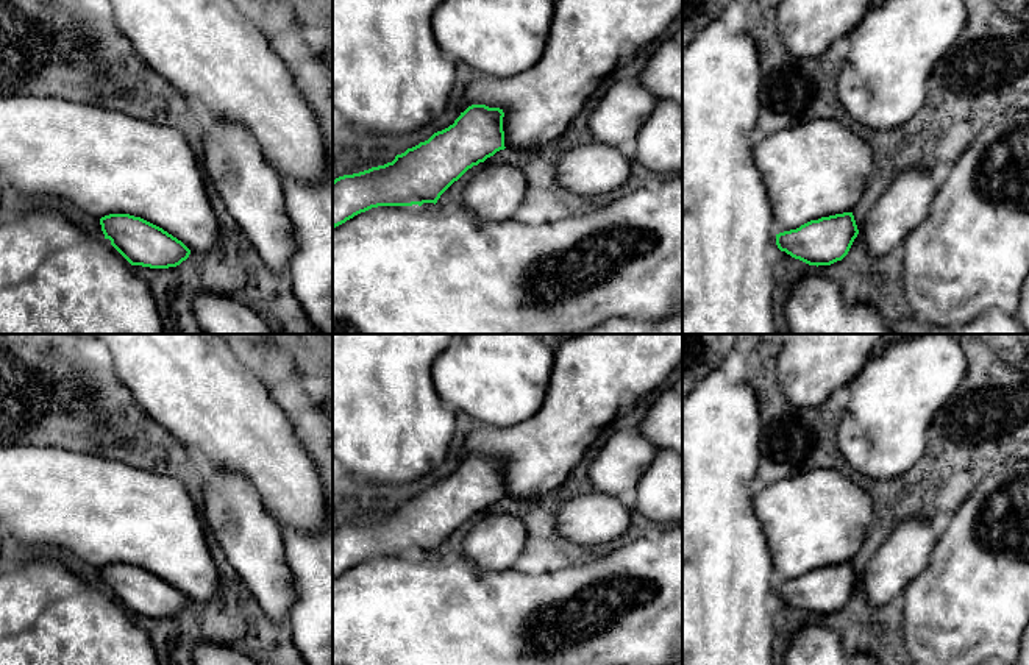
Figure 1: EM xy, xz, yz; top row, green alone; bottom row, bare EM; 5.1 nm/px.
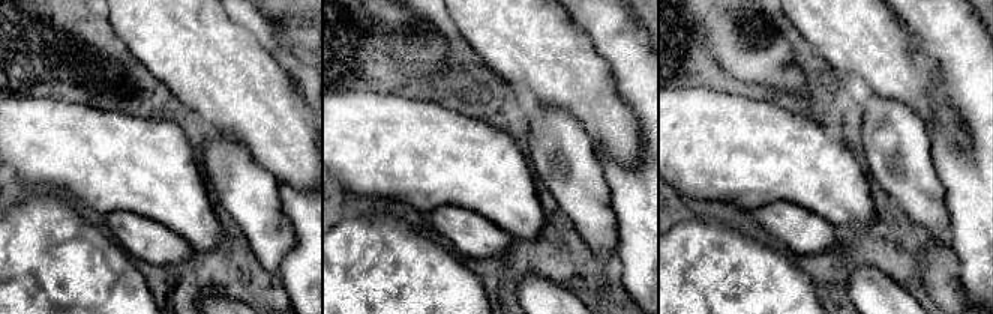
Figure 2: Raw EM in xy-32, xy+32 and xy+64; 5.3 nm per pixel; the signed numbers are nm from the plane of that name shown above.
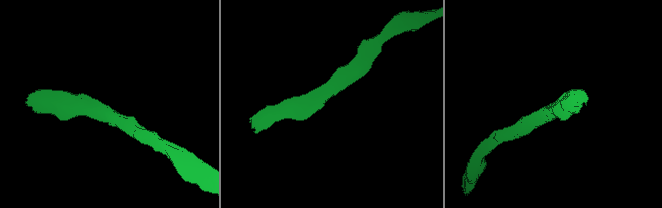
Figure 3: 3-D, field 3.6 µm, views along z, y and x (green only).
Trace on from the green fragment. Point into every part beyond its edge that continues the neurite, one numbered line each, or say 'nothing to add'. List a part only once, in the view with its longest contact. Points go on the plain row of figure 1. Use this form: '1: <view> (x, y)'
1: xy (102, 511)

